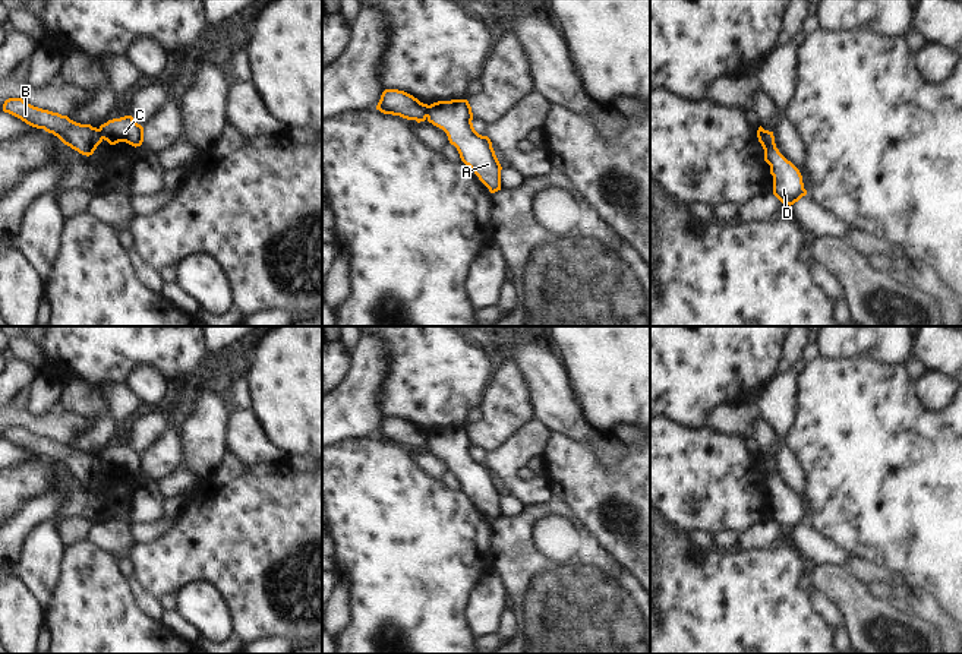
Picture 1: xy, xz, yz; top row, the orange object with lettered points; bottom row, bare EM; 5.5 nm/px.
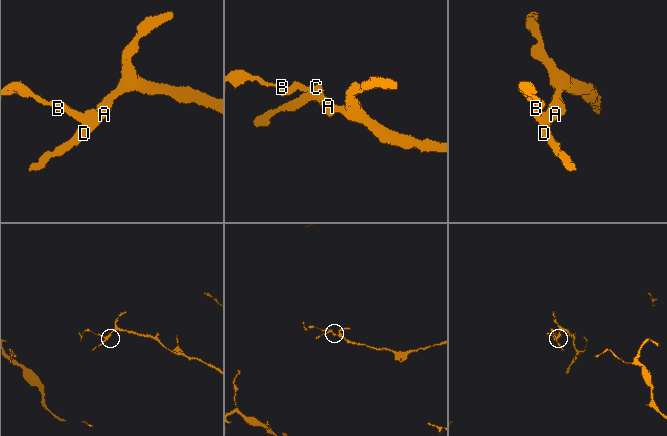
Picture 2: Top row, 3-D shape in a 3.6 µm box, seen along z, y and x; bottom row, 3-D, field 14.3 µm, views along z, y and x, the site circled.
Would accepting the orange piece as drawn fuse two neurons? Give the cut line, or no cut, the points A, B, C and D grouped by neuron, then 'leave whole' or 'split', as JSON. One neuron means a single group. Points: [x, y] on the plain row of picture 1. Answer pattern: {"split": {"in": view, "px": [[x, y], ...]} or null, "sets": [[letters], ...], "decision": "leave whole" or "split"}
{"split": {"in": "yz", "px": [[757, 460], [767, 465], [766, 479]]}, "sets": [["A", "C", "D"], ["B"]], "decision": "split"}

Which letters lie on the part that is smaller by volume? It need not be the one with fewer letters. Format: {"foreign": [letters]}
{"foreign": ["B"]}

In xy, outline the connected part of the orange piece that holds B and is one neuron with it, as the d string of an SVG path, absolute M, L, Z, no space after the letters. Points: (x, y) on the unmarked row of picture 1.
M22 426L6 427L3 439L20 446L32 455L53 461L64 473L86 484L92 483L102 470L102 464L97 455L81 452L67 443L34 435Z

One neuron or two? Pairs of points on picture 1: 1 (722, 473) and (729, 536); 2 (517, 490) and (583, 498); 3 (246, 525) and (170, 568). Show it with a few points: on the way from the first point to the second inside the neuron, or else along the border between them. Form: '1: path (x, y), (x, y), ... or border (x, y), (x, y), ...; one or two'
1: border (740, 533), (725, 528), (715, 534); two
2: border (543, 476), (554, 496); two
3: path (227, 533), (189, 552); one

